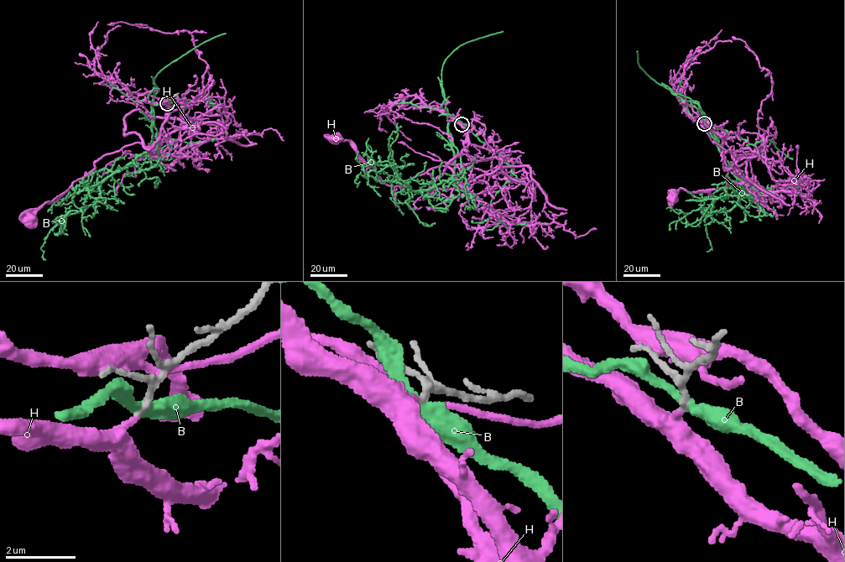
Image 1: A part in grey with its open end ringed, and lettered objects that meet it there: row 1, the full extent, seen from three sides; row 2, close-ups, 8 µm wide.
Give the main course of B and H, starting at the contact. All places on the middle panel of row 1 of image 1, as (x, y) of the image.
B: (461, 125), (440, 110), (444, 101), (455, 166), (446, 180), (414, 192), (387, 166), (360, 174), (360, 181)
H: (461, 124), (468, 143), (462, 153), (444, 166), (411, 178), (401, 187), (387, 185), (349, 141), (334, 137)

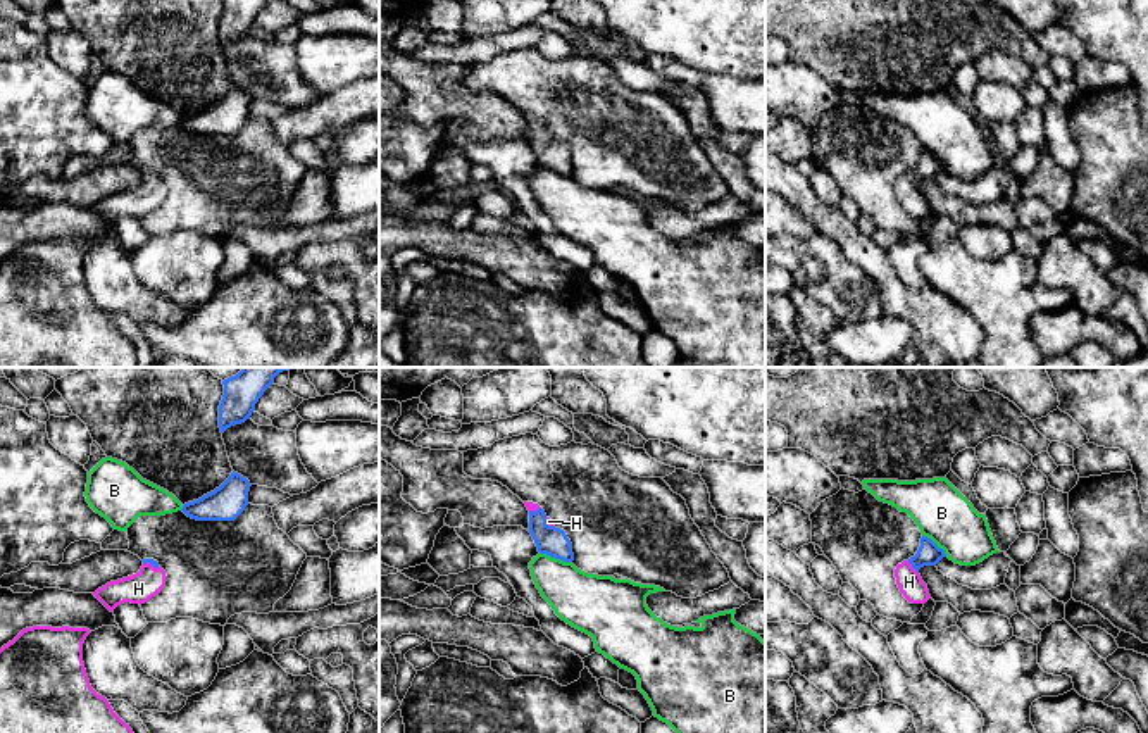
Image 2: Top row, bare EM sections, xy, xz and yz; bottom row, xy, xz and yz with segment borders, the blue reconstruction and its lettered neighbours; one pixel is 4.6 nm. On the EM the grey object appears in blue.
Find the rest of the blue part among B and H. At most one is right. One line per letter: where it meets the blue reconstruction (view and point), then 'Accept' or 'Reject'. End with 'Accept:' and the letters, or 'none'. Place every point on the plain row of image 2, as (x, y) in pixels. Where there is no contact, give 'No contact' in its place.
B: Touches blue at xz (555, 171). Reject
H: Touches blue at yz (912, 180). Accept
Accept: H

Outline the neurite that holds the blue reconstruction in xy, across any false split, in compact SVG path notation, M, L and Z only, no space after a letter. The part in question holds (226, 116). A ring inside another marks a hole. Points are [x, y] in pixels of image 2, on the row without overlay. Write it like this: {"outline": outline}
{"outline": "M238 86L214 105L183 119L183 126L197 135L234 135L248 119L250 95Z"}

